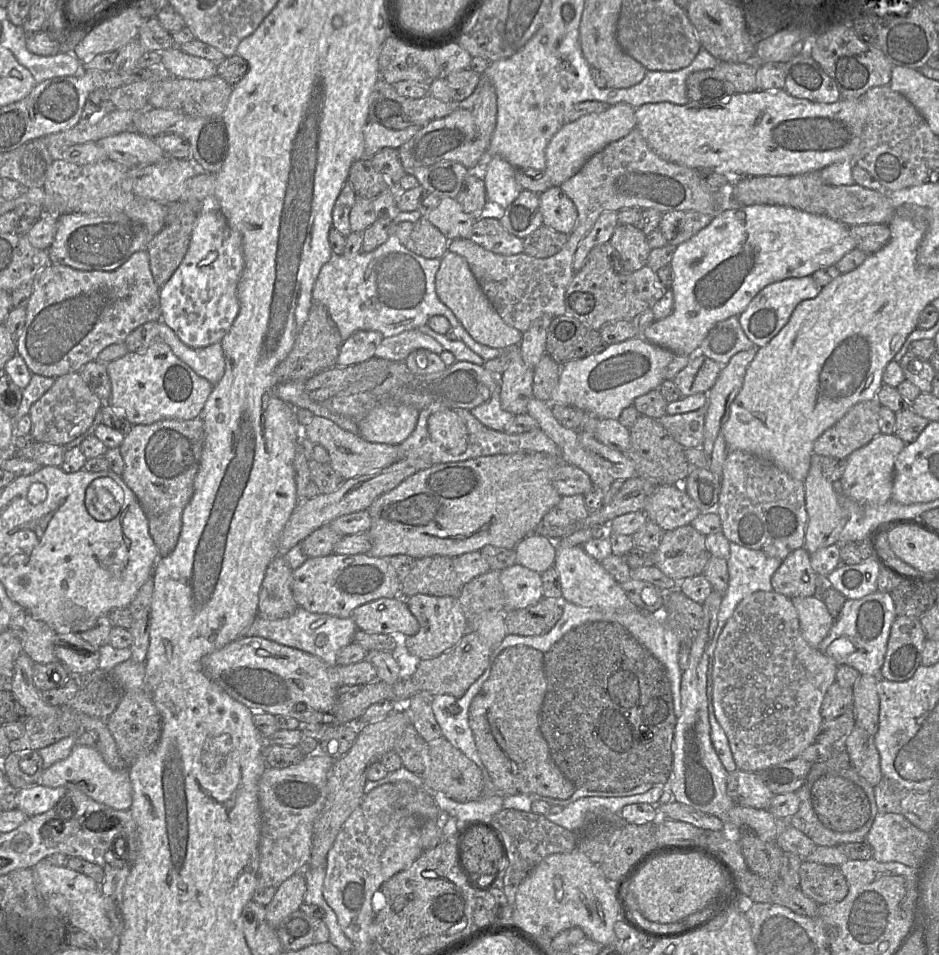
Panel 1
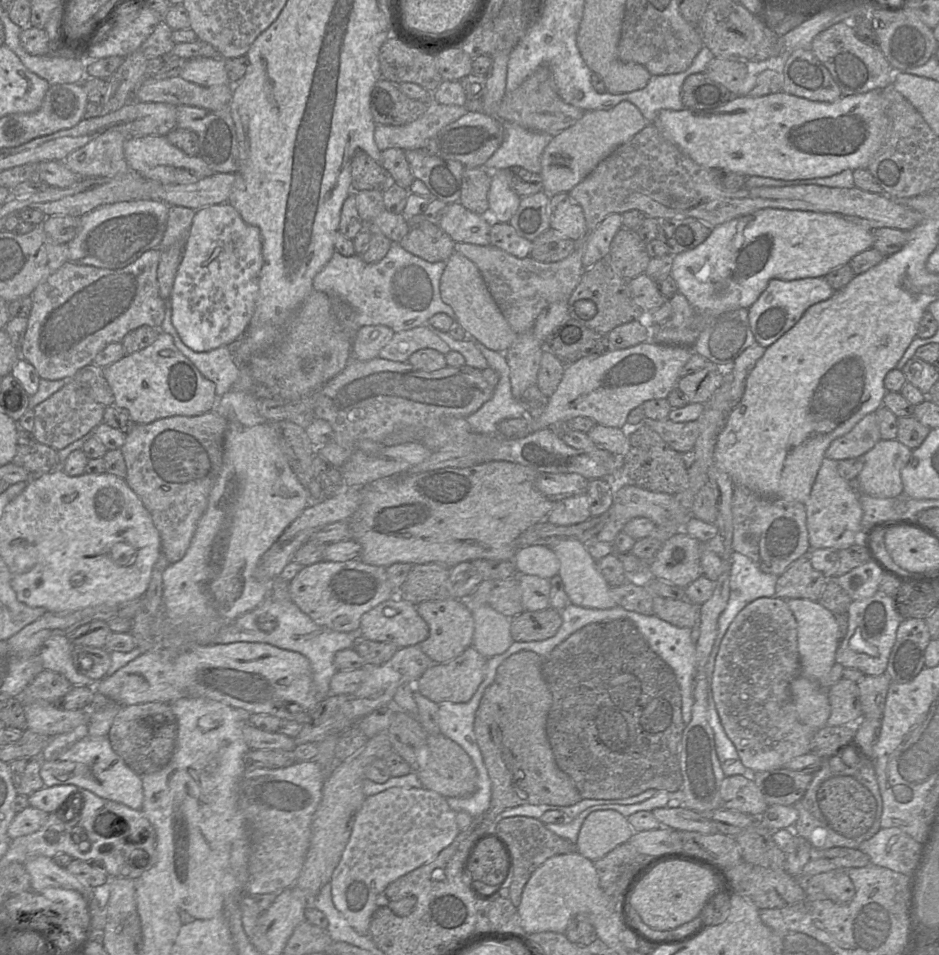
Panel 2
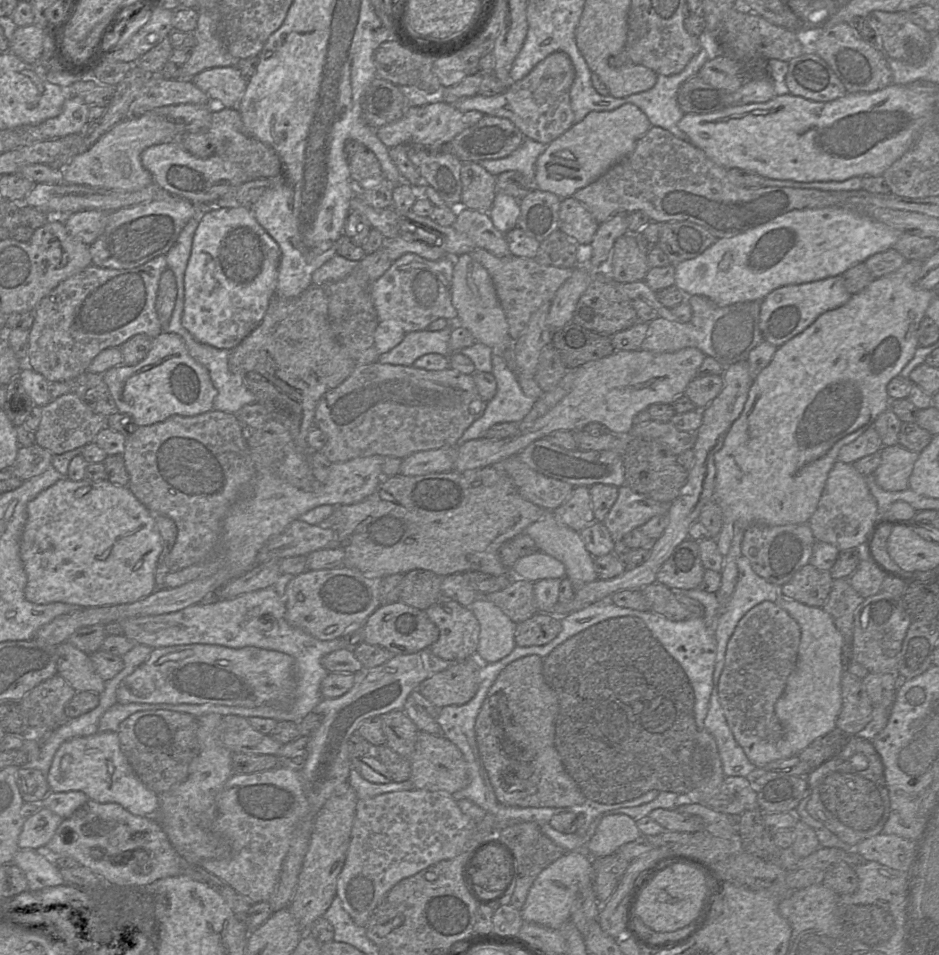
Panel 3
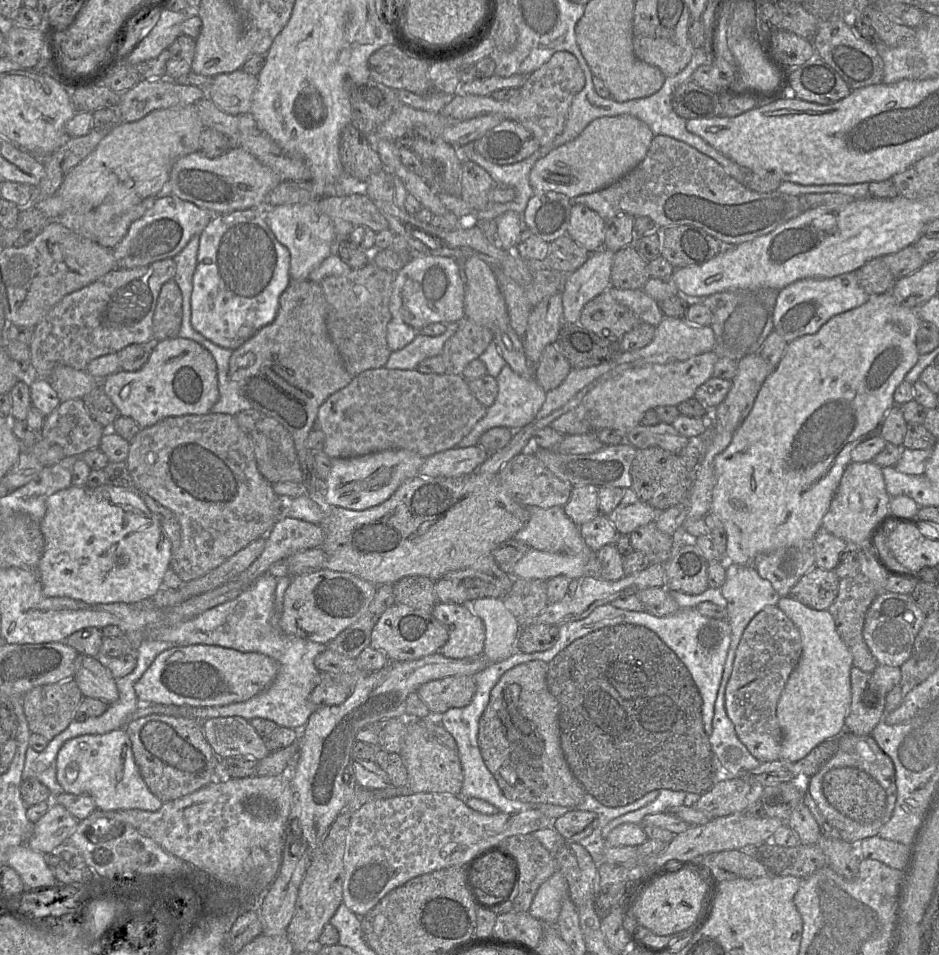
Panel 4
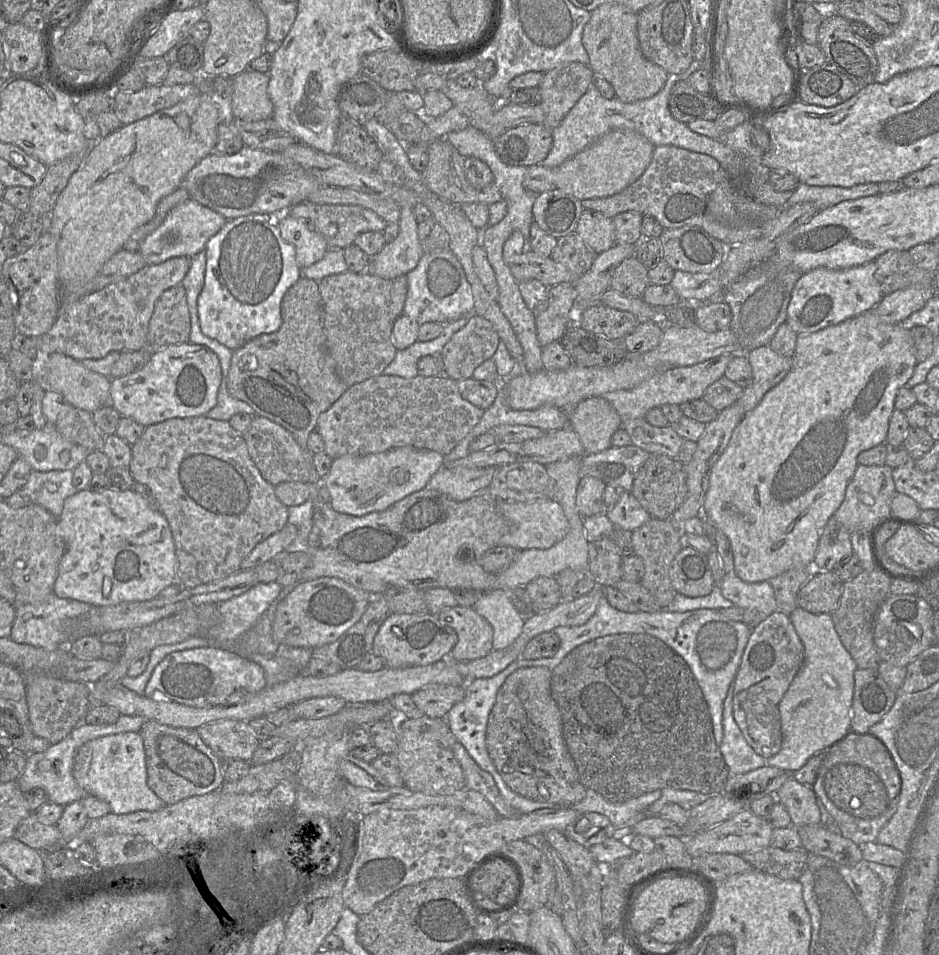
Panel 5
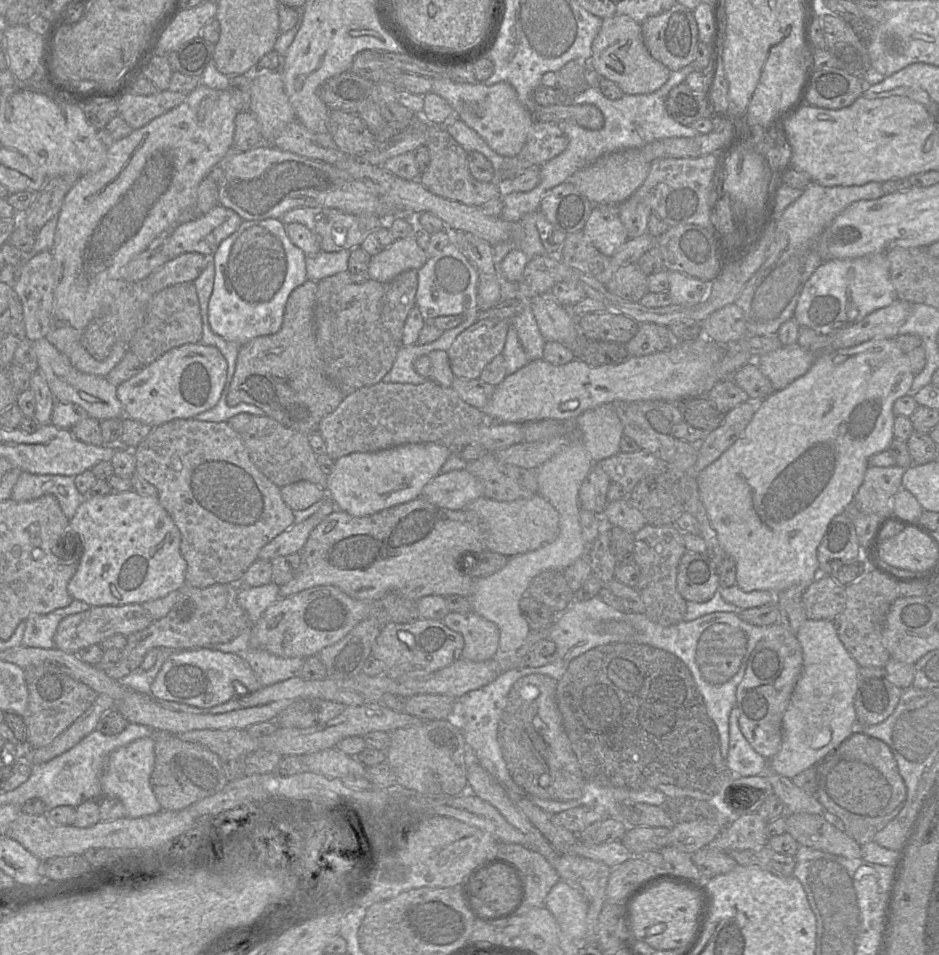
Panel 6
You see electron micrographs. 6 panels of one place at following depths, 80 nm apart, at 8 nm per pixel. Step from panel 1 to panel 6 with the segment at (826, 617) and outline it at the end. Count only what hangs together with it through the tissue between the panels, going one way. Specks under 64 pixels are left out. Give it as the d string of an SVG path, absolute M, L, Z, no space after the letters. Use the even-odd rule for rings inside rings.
M806 619L796 633L803 652L803 665L782 719L782 742L778 753L767 761L767 769L793 778L807 768L815 767L835 751L857 728L855 696L860 666L849 654L830 620Z

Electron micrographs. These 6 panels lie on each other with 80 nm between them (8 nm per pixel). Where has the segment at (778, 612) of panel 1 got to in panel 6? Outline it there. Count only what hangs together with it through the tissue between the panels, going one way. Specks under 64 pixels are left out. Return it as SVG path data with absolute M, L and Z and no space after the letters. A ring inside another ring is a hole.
M781 623L766 626L766 633L757 643L748 661L745 674L736 691L739 728L752 748L767 760L774 757L782 742L782 719L789 704L803 665L803 652L797 637Z

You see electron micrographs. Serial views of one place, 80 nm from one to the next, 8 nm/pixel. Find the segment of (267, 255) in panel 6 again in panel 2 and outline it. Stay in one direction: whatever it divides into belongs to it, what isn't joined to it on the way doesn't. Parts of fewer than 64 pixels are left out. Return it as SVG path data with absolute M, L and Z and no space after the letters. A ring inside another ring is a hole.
M224 203L195 211L182 260L167 301L172 324L186 346L195 352L210 351L221 346L234 347L246 332L253 316L259 289L258 277L263 263L259 229L245 223L234 207Z

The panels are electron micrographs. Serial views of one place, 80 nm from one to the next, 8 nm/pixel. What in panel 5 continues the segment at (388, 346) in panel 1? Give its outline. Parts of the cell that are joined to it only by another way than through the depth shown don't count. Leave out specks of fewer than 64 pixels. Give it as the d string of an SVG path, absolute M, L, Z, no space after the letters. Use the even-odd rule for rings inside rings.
M468 317L443 325L444 329L437 338L421 342L417 340L414 344L404 350L397 350L392 362L384 369L384 375L393 375L403 378L414 378L418 375L418 361L425 356L440 354L443 347L451 337L464 327Z

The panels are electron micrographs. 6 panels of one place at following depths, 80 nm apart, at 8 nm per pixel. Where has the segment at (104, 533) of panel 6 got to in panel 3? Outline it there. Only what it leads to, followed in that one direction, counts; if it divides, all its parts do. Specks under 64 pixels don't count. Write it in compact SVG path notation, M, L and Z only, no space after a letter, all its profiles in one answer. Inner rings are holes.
M66 476L38 494L35 499L29 502L27 510L27 520L20 539L20 558L27 575L25 597L28 601L35 604L62 602L83 607L104 606L135 602L146 597L157 588L155 572L163 549L162 538L156 525L154 514L138 500L128 486L119 486L107 479L92 481L84 478L79 481L73 481Z

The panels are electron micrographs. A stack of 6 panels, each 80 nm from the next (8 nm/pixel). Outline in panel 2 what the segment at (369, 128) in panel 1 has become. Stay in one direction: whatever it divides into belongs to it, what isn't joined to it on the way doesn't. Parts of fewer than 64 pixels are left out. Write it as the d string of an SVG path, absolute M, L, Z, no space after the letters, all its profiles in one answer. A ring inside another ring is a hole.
M431 102L424 114L408 124L400 126L376 125L374 140L380 151L388 148L400 148L404 152L415 149L425 149L428 141L434 137L440 129L456 121L468 112L469 110L465 106L445 105Z

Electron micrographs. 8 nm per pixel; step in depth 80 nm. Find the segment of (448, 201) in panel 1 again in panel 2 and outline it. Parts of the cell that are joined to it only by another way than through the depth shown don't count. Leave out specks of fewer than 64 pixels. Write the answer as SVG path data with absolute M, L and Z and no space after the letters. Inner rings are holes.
M459 202L447 204L438 226L455 242L491 245L491 225Z

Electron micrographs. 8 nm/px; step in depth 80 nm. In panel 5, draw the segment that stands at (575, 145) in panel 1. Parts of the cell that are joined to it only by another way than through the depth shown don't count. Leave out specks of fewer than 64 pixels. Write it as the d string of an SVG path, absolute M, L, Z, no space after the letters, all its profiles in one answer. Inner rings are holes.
M614 130L557 167L547 168L541 164L530 166L523 186L535 195L559 189L579 200L612 196L631 185L645 172L651 162L654 147L634 131Z

